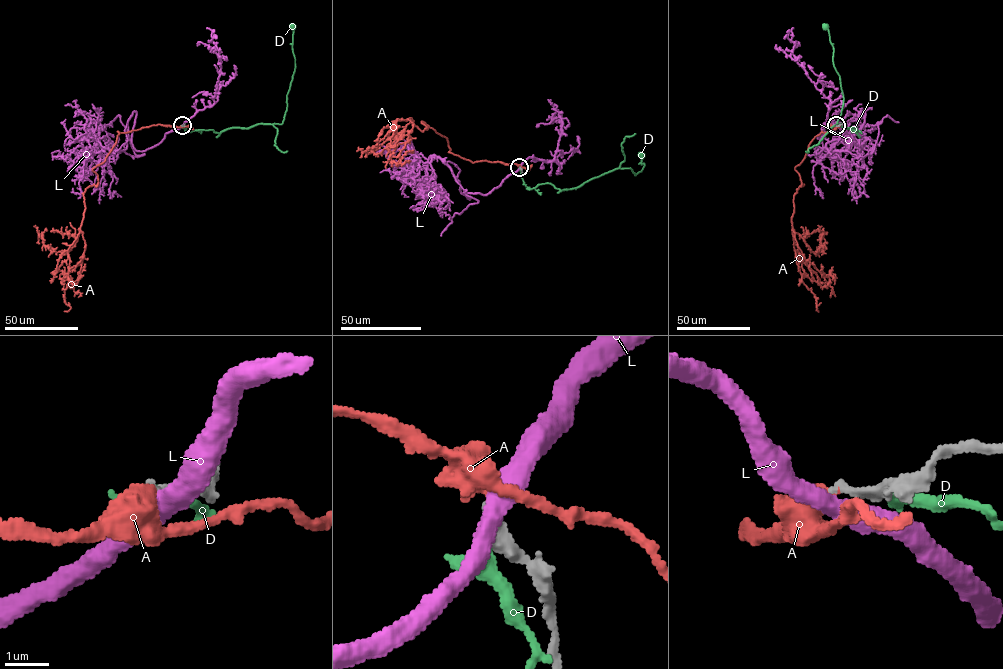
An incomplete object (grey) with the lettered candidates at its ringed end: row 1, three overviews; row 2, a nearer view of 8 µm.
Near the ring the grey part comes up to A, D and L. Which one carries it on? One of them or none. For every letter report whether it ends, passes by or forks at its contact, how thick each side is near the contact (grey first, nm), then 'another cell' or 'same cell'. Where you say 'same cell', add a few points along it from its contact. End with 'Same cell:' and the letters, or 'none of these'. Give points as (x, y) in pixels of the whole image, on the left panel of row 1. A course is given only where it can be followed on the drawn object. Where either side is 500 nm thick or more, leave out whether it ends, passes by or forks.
A: it ends; calibres 240 and 380 nm; same cell; course (182, 126), (117, 131), (104, 161), (93, 169), (98, 185), (83, 193), (85, 250), (72, 286), (85, 264)
D: it ends; calibres 340 and 400 nm; another cell
L: it passes by; calibres 320 and 460 nm; another cell
Same cell: A

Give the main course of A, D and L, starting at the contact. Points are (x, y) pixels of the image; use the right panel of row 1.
A: (836, 126), (816, 136), (795, 168), (803, 185), (794, 195), (792, 231), (812, 277), (826, 286), (821, 264)
D: (837, 126), (857, 133), (855, 128), (837, 124), (843, 96), (826, 27)
L: (836, 126), (860, 151), (864, 111), (849, 149), (826, 149), (853, 136), (862, 158), (870, 159)

